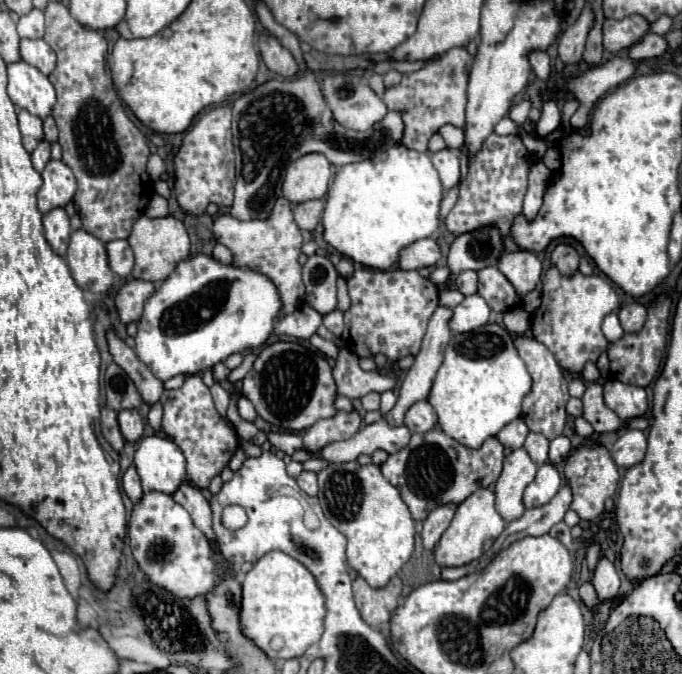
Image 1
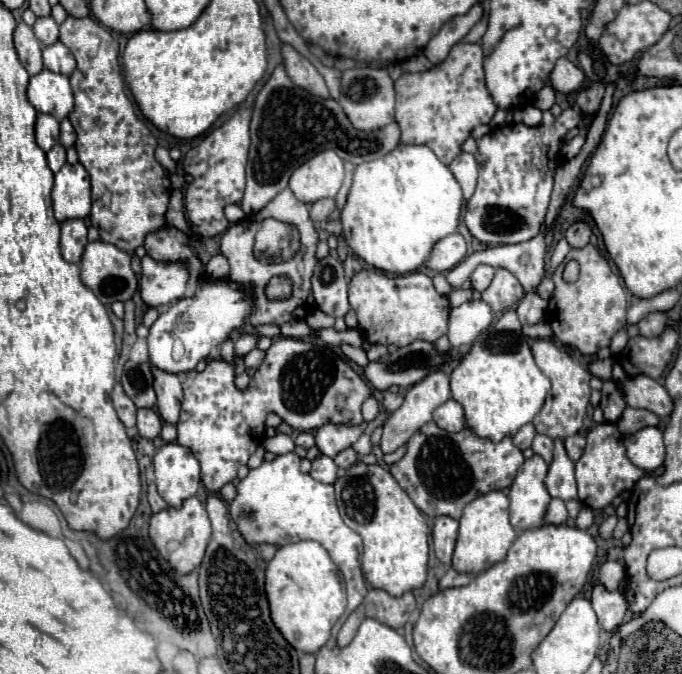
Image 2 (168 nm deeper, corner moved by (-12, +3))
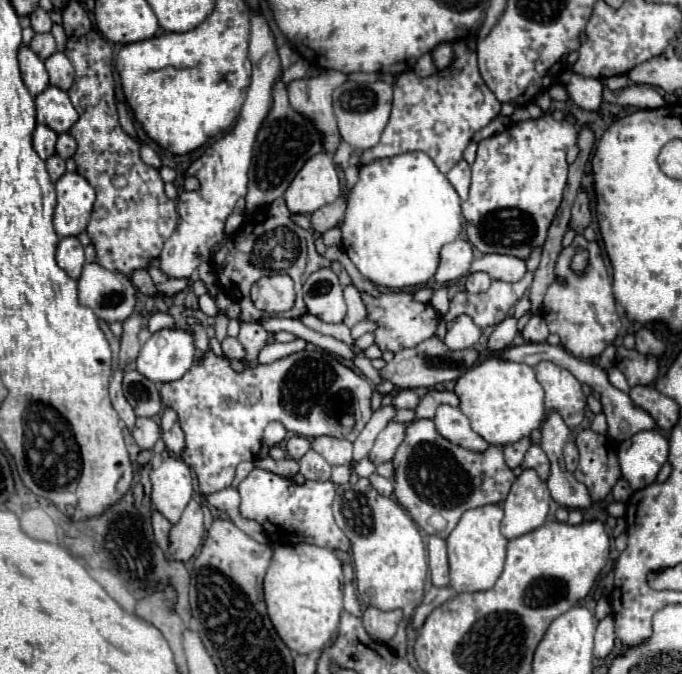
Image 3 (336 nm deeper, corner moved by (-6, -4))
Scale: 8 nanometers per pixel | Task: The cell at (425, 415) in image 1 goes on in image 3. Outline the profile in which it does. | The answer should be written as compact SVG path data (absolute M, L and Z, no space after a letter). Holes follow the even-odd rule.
M440 405L436 411L436 417L434 417L434 425L442 437L446 437L448 441L452 441L456 445L462 445L462 447L474 449L474 451L488 449L488 443L482 437L478 437L478 433L472 431L470 421L458 407Z

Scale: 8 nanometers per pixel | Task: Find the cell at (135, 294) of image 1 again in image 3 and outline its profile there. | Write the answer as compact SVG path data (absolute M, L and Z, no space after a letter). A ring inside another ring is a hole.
M262 15L252 17L248 57L252 61L252 83L248 87L248 97L242 105L236 125L218 141L214 141L210 147L206 147L206 151L186 171L188 177L196 177L200 181L200 189L192 193L182 193L178 197L178 215L182 221L178 223L176 231L166 241L158 257L160 271L170 279L188 279L192 271L198 269L200 261L210 261L210 249L222 243L226 237L224 233L226 217L234 211L236 201L246 195L248 167L252 159L252 147L258 133L258 125L262 125L270 109L270 85L274 85L274 77L282 73L278 65L274 35Z

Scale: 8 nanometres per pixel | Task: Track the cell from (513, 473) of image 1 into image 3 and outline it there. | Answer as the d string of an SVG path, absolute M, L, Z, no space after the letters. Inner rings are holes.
M524 469L522 475L516 477L502 505L502 535L506 539L514 539L538 529L546 521L548 503L550 491L546 483L534 473L534 469Z

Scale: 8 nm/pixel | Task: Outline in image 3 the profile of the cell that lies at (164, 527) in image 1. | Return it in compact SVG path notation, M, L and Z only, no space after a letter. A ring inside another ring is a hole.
M192 499L184 513L182 519L172 525L170 533L168 533L168 551L166 551L166 559L170 561L190 561L196 553L196 549L200 547L202 539L204 539L204 517L202 517L202 507L196 499Z

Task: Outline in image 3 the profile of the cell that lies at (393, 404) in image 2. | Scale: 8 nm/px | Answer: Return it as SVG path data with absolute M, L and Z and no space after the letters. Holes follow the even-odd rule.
M404 389L404 391L398 391L394 397L392 397L392 407L396 409L414 409L420 401L420 395L416 391L410 391L410 389Z

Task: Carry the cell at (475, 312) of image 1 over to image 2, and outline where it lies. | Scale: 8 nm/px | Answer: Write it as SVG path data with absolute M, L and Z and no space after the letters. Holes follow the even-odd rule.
M470 300L450 310L448 338L452 348L470 346L492 324L492 310L482 300Z

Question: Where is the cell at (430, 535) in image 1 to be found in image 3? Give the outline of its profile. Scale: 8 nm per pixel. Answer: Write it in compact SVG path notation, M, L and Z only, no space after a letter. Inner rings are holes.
M430 535L428 539L428 563L432 583L442 587L448 585L448 555L446 555L446 541L438 535Z

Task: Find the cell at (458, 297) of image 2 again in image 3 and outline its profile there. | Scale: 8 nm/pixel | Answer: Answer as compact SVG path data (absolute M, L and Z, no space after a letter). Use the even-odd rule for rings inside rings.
M528 271L522 281L518 281L518 283L506 283L506 281L494 279L490 289L486 289L484 293L478 293L478 295L458 291L452 297L450 309L442 319L448 323L454 317L466 313L474 319L474 323L478 327L482 327L482 329L492 327L498 321L502 321L508 315L508 311L520 301L520 297L527 293L533 277L534 274Z

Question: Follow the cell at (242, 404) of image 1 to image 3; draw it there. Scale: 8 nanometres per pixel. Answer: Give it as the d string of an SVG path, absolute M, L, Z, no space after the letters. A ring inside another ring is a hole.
M276 421L268 423L268 427L266 427L266 431L264 431L264 443L266 443L268 447L282 443L284 437L286 437L286 429L284 429L282 423L276 423Z

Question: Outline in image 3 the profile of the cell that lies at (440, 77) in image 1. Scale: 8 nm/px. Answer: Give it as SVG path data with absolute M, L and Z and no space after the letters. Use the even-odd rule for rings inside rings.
M462 39L454 41L452 49L454 59L448 65L450 69L438 71L430 77L418 77L414 71L398 75L394 83L390 121L380 137L380 143L362 151L360 163L370 163L374 159L408 151L424 151L442 173L448 173L462 159L472 135L500 113L500 101L494 97L494 93L490 93L478 73L476 53Z

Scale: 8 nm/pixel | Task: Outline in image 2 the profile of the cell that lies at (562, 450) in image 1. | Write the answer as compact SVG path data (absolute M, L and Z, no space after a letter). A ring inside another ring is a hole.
M574 434L574 436L568 436L568 438L564 440L564 444L566 444L566 452L568 452L570 460L576 462L576 460L582 456L582 452L584 452L586 438L584 438L582 434Z

